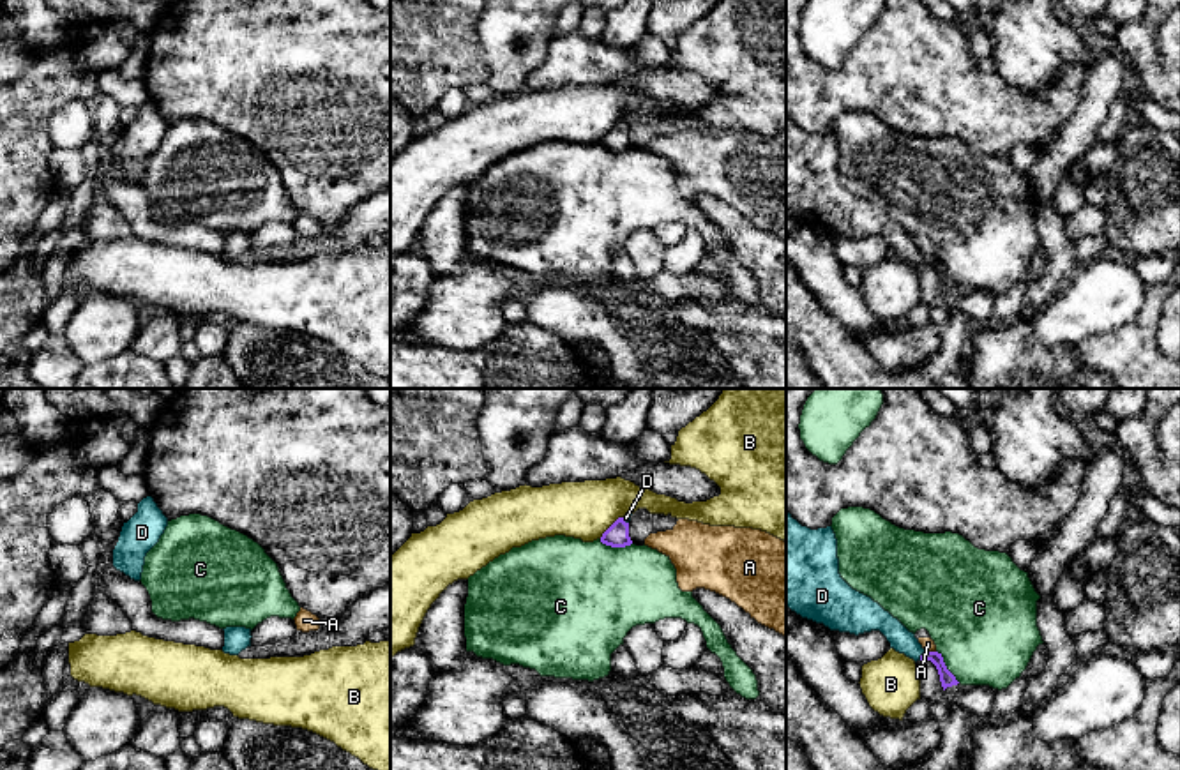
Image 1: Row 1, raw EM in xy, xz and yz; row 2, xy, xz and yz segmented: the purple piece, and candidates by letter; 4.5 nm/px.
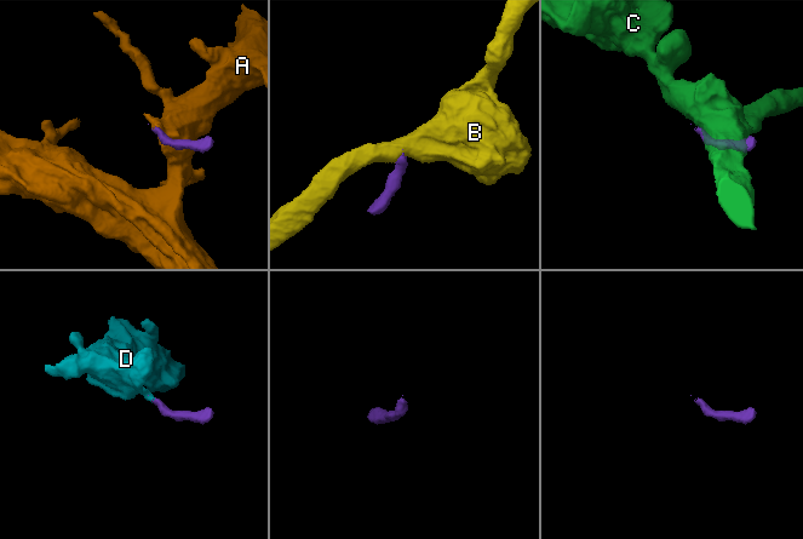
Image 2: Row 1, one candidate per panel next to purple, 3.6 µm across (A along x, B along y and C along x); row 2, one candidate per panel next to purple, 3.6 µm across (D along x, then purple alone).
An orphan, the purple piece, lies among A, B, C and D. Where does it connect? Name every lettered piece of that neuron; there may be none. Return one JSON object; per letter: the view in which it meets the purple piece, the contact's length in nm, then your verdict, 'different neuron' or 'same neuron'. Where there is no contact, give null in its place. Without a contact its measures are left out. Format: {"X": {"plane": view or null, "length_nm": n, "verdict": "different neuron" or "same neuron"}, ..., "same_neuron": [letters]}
{"A": {"plane": "yz", "length_nm": 50, "verdict": "different neuron"}, "B": {"plane": "xz", "length_nm": 150, "verdict": "different neuron"}, "C": {"plane": "xz", "length_nm": 150, "verdict": "different neuron"}, "D": {"plane": "yz", "length_nm": 50, "verdict": "same neuron"}, "same_neuron": ["D"]}

